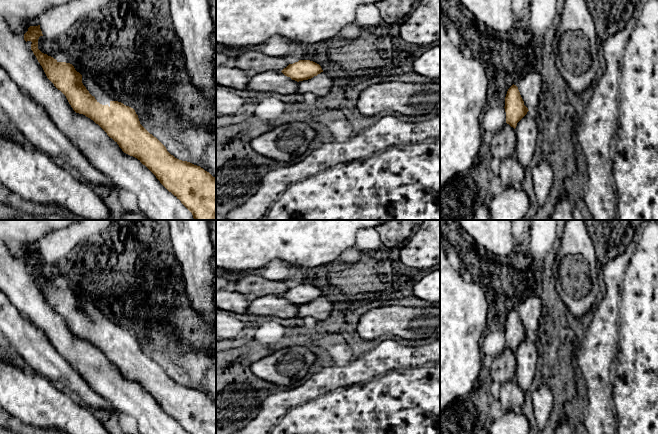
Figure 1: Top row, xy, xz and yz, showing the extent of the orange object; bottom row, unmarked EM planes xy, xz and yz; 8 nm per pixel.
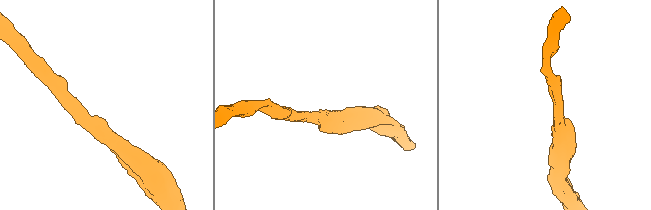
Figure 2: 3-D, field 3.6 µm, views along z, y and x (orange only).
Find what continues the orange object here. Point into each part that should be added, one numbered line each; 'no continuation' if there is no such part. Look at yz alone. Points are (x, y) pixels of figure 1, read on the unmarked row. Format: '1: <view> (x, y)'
1: yz (530, 310)

